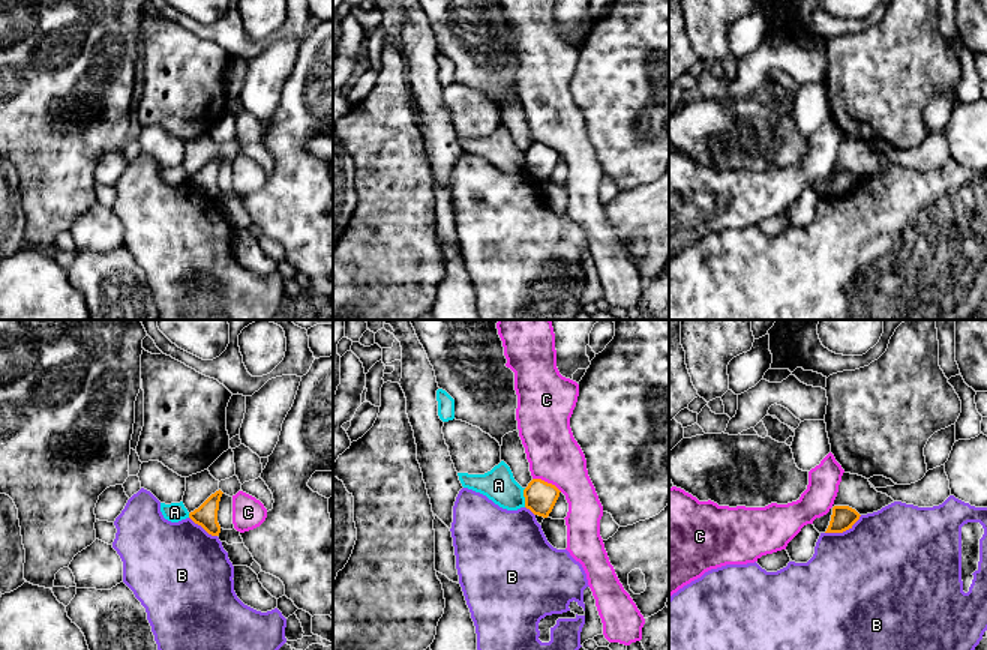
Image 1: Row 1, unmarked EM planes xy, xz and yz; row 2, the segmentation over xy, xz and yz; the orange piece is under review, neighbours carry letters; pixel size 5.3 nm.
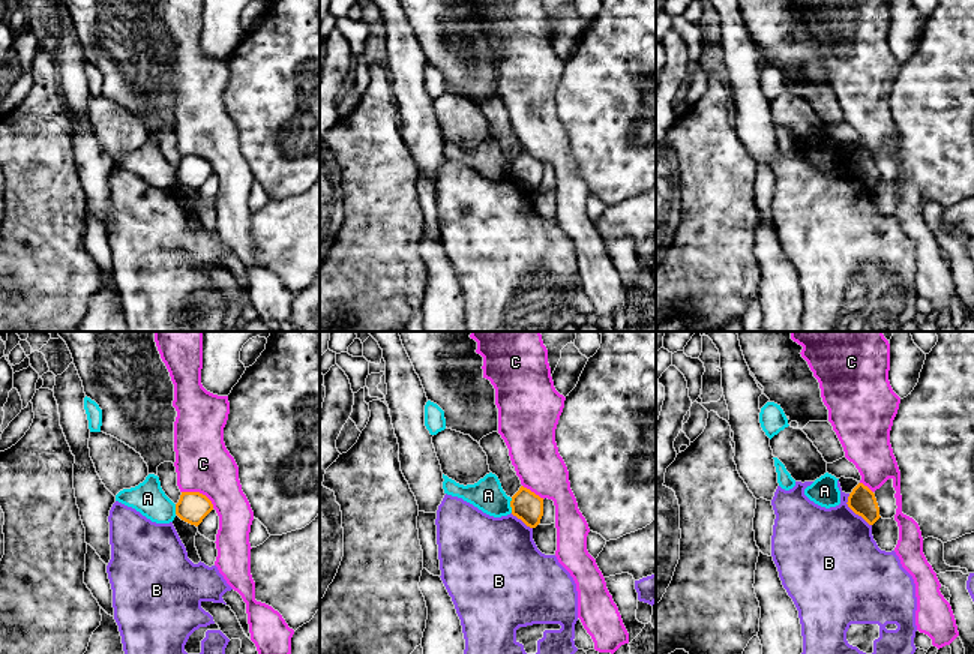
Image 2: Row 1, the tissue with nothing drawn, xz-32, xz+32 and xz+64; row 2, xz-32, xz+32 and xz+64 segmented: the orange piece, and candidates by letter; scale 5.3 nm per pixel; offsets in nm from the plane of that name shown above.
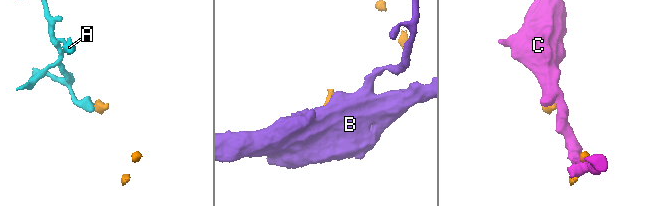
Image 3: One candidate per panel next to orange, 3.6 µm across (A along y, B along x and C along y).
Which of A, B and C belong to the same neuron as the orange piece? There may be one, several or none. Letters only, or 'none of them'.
none of them

